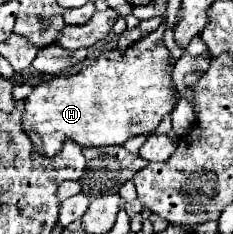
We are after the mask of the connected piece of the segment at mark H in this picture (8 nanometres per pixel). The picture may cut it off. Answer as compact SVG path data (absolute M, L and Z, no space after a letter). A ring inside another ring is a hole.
M162 27L154 33L142 37L126 51L106 51L92 65L74 75L58 75L46 83L34 87L26 97L26 109L22 115L22 127L30 135L34 149L42 155L56 155L60 151L64 137L72 139L84 147L100 145L122 145L126 139L136 135L150 135L158 123L172 113L176 107L176 91L172 89L172 57L162 43Z

